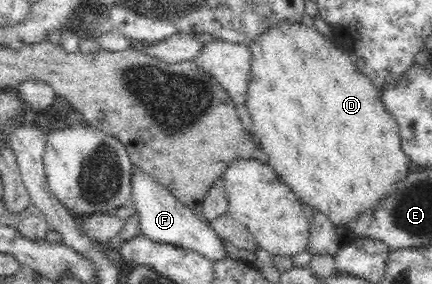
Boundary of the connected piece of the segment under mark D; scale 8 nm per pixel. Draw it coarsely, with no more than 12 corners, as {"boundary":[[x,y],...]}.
{"boundary":[[280,21],[248,46],[252,134],[344,227],[410,171],[351,53]]}

